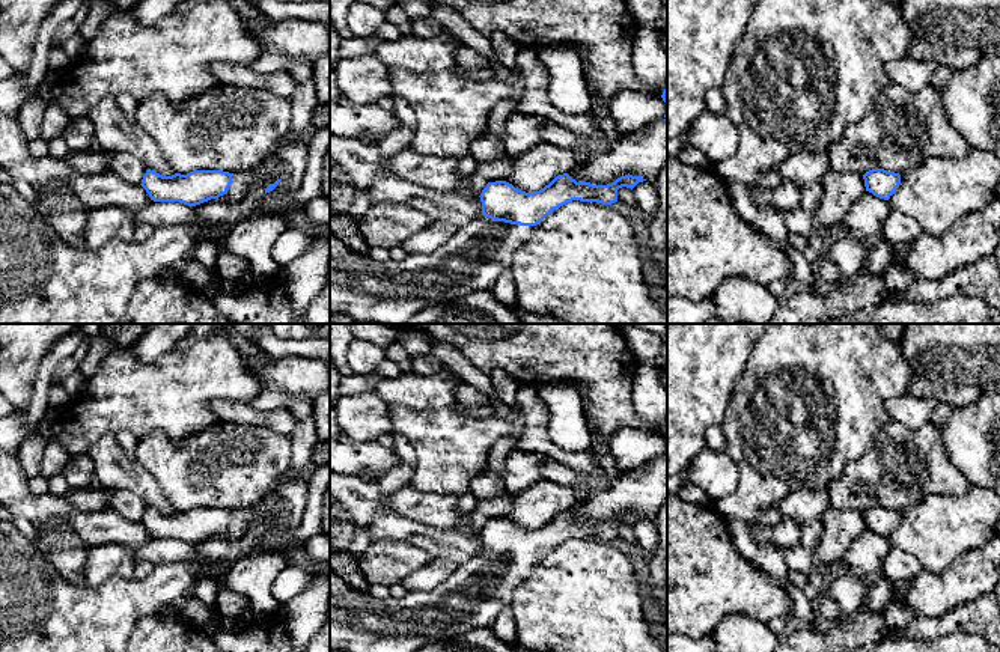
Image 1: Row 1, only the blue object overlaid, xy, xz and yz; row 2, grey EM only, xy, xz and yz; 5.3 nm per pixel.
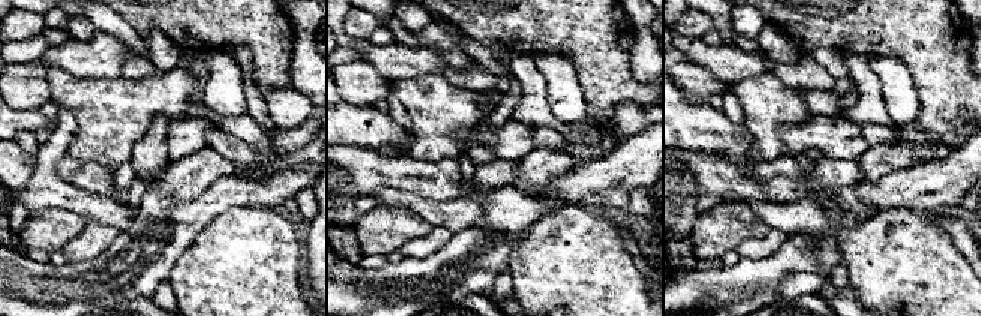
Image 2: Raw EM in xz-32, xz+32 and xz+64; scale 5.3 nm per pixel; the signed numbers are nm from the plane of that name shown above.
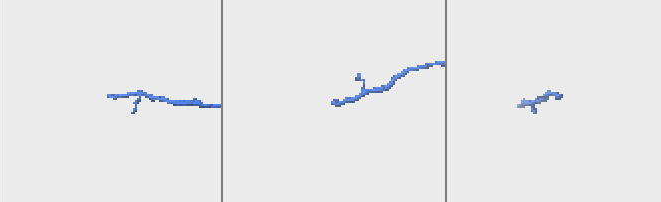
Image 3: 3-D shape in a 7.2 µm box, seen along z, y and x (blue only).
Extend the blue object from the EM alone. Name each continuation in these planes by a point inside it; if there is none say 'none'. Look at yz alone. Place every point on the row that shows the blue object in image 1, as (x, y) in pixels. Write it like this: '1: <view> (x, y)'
none

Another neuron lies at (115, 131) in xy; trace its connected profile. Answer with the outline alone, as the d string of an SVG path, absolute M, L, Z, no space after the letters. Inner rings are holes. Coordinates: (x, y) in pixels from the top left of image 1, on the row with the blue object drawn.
M114 98L101 99L86 116L93 123L95 139L104 151L133 154L163 176L176 173L158 145L119 108Z

